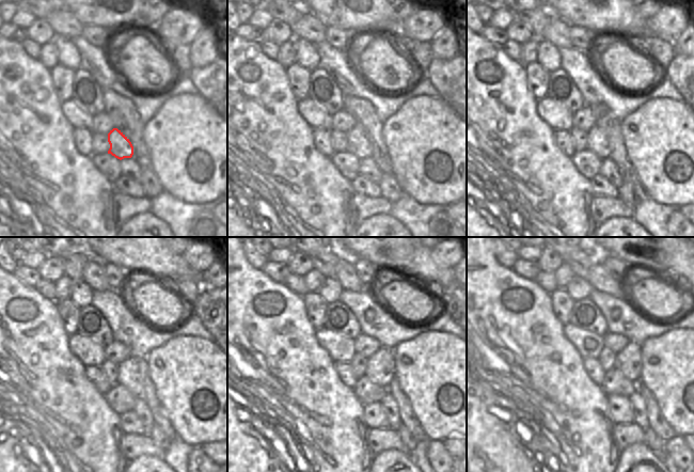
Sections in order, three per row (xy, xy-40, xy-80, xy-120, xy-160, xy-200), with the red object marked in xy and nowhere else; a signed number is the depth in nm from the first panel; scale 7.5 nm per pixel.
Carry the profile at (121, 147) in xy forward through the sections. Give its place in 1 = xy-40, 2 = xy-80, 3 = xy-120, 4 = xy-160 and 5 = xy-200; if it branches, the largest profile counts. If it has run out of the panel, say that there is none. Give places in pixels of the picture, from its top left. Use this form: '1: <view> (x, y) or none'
1: xy-40 (358, 143)
2: xy-80 (596, 140)
3: xy-120 (122, 378)
4: xy-160 (361, 373)
5: xy-200 (603, 371)

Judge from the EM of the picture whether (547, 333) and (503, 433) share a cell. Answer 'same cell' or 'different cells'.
different cells

